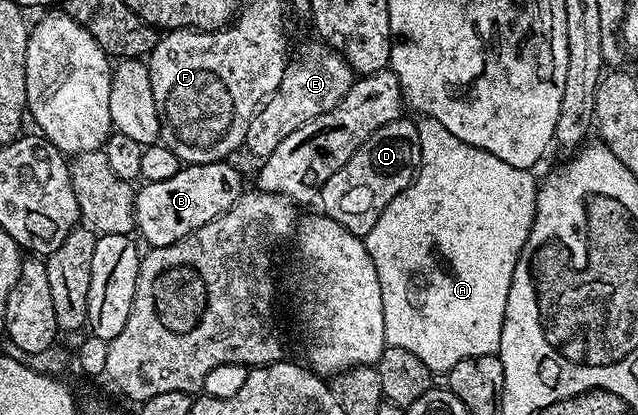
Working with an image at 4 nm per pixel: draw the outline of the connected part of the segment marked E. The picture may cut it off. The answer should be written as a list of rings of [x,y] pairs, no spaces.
[[[314,40],[300,52],[300,62],[288,61],[285,72],[281,76],[281,84],[270,98],[259,107],[258,112],[249,120],[249,132],[245,150],[248,155],[262,160],[277,149],[277,144],[285,140],[285,136],[297,132],[301,124],[309,124],[317,116],[329,112],[349,92],[353,75],[349,64],[322,41]]]

